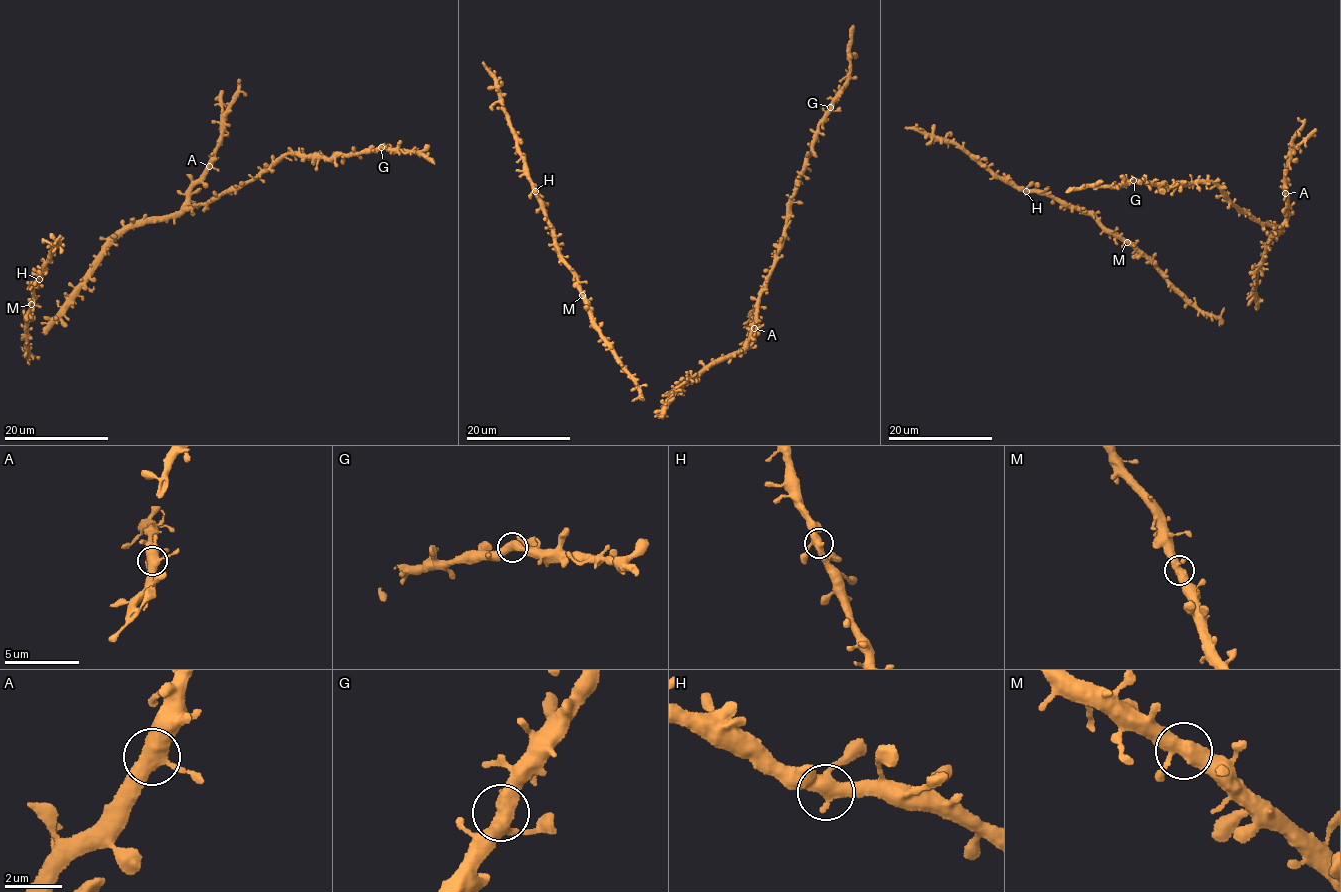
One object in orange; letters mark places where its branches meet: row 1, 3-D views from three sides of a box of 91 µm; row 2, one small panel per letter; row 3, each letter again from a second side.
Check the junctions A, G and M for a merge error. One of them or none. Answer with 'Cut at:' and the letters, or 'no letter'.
Cut at: no letter

